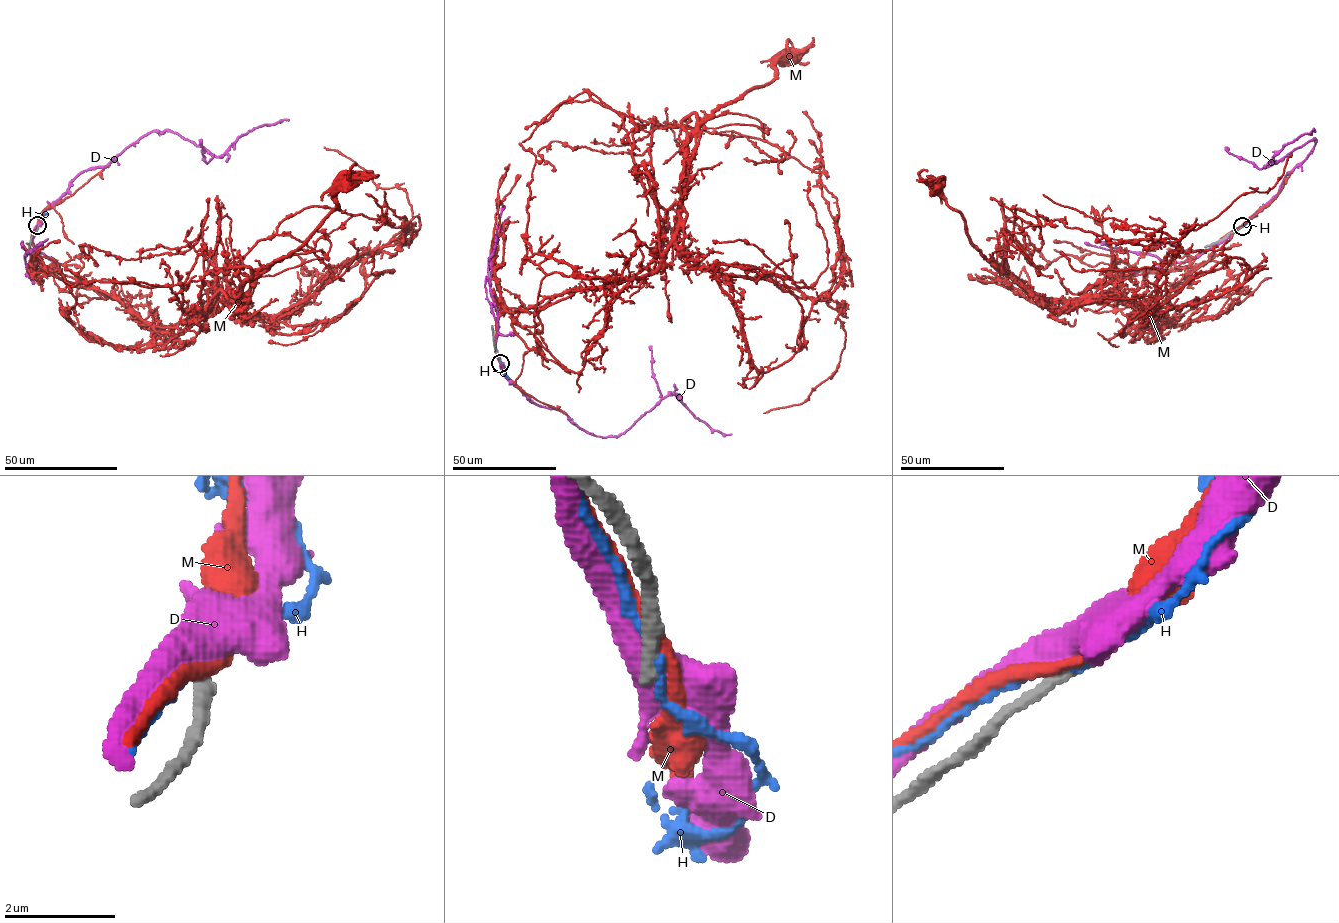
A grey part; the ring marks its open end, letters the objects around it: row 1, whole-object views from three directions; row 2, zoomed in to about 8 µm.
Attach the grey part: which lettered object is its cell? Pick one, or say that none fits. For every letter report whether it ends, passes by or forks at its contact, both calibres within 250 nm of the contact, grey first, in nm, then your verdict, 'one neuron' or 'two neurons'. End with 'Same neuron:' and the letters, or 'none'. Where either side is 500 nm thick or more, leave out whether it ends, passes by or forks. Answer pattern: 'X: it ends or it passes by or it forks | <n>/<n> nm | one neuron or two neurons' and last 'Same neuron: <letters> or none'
D: 240/550 nm | two neurons
H: it passes by | 240/140 nm | two neurons
M: it passes by | 280/200 nm | two neurons
Same neuron: none

